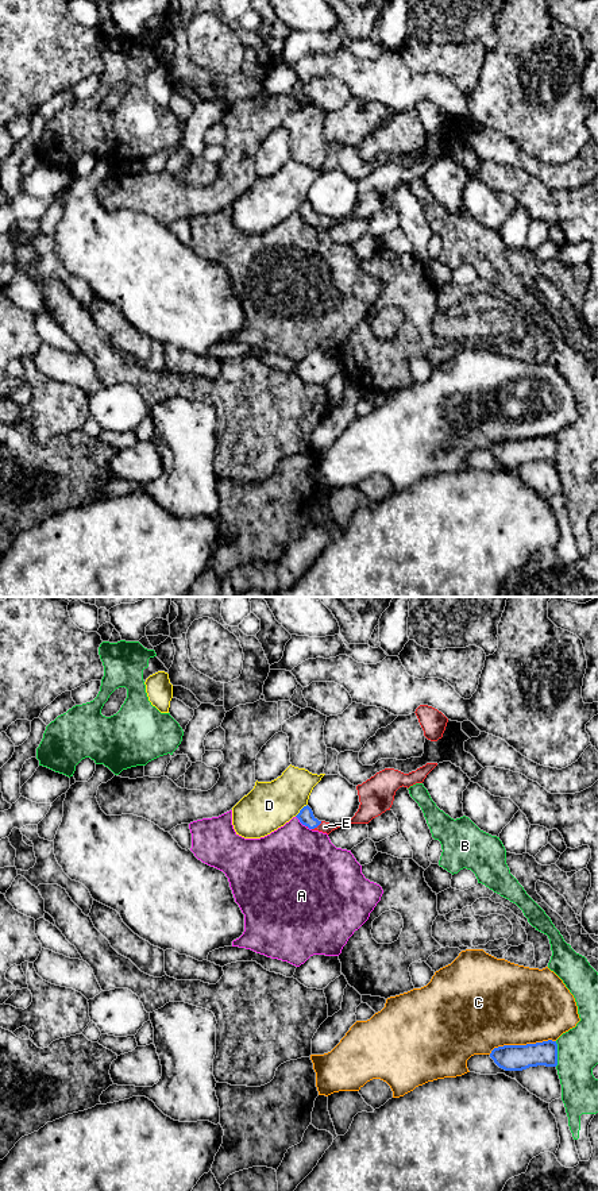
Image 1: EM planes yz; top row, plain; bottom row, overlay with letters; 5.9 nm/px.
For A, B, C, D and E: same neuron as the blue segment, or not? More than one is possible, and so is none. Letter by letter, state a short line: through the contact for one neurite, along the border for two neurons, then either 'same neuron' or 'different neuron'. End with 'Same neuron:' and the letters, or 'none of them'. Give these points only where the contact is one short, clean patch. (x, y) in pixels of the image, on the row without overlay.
A: different neuron
B: different neuron
C: different neuron
D: different neuron
E: line yz (305, 211), (316, 222), (324, 222); same neuron
Same neuron: E

